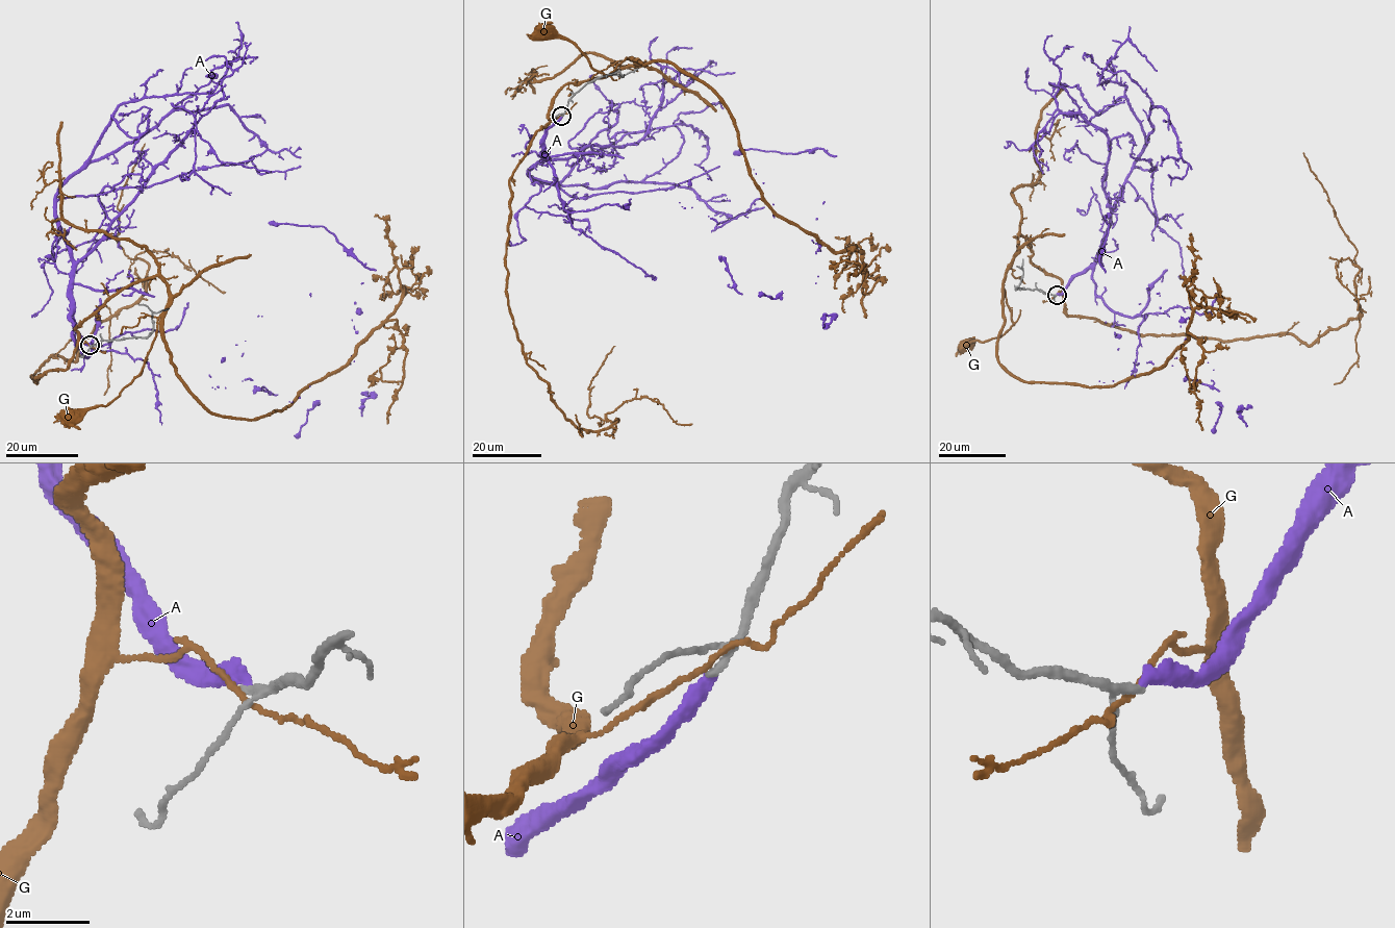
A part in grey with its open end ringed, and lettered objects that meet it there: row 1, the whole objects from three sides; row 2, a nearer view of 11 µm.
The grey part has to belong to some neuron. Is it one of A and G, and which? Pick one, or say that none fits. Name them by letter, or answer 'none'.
none

